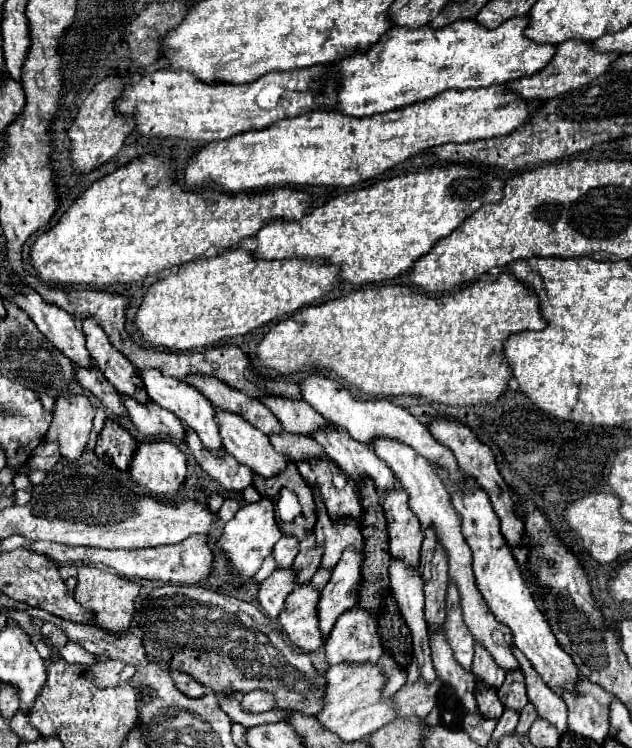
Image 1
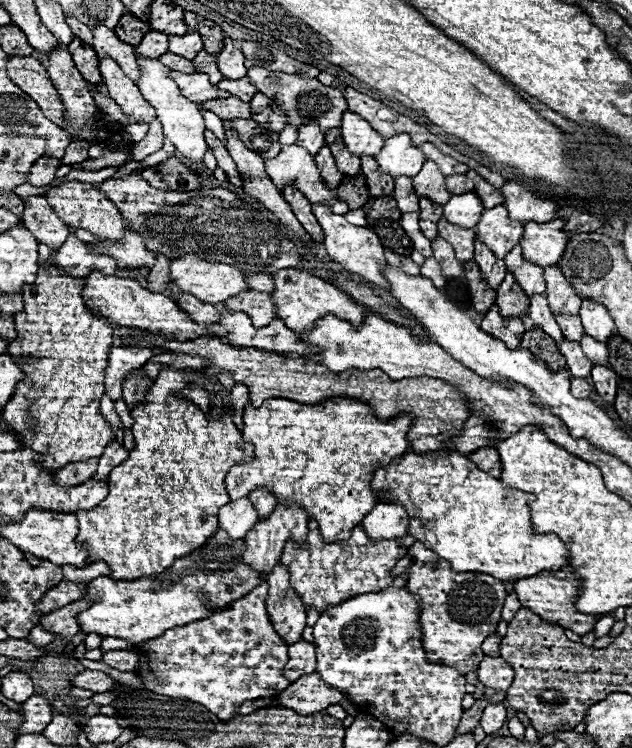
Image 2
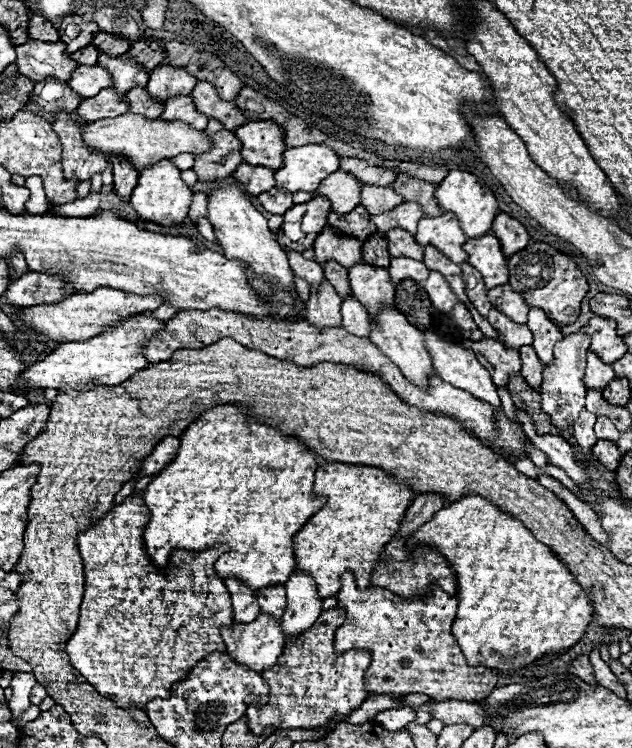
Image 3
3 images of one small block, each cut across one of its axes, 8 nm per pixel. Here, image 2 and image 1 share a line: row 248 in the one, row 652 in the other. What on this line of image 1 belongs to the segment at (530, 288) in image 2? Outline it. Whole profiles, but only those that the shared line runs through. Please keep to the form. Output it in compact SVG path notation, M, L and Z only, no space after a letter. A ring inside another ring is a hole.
M512 646L512 654L516 656L516 660L520 664L520 670L524 672L528 698L534 702L534 706L538 710L538 716L540 718L548 718L548 722L552 722L560 732L566 732L568 730L568 724L566 724L566 704L564 704L562 696L556 694L540 678L540 674L536 674L536 670L528 662L528 658L516 646Z

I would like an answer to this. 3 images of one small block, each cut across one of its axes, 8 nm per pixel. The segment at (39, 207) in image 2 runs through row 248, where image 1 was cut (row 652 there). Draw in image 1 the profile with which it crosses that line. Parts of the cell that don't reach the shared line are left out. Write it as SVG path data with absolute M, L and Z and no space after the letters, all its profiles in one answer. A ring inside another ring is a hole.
M44 622L44 624L42 624L42 634L46 634L46 640L54 646L52 656L56 656L56 654L58 654L58 648L62 648L62 646L68 642L66 632L64 632L60 626L52 624L52 622Z

